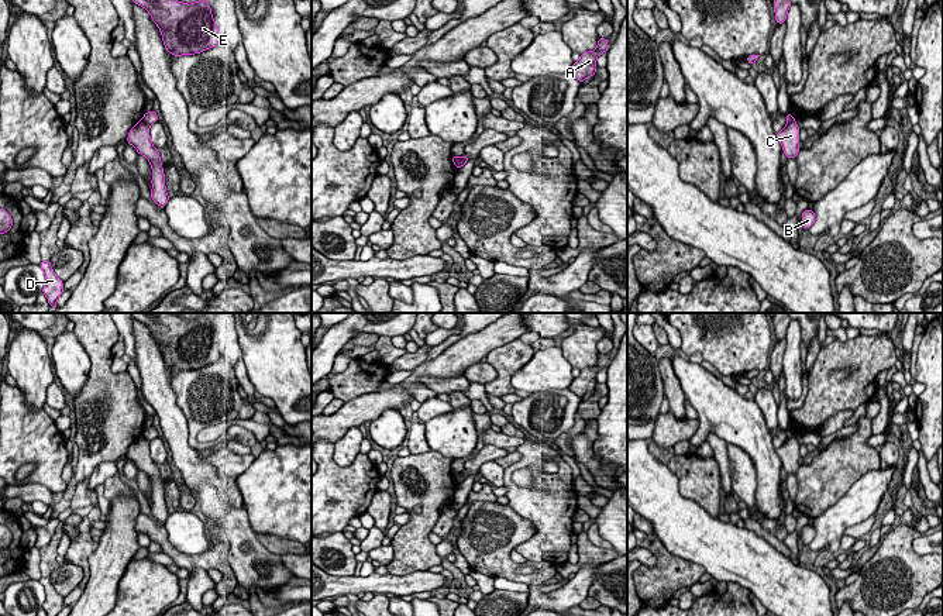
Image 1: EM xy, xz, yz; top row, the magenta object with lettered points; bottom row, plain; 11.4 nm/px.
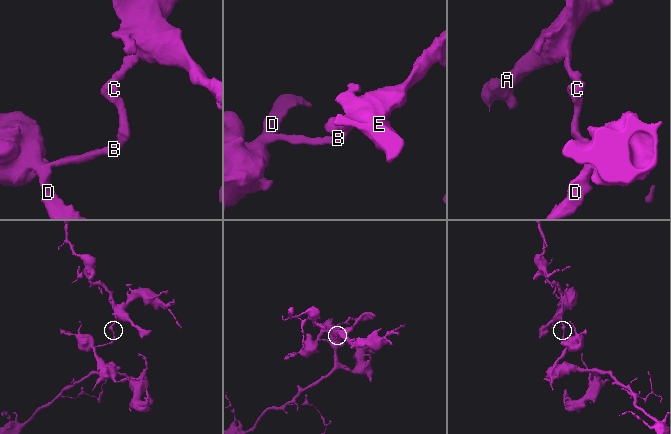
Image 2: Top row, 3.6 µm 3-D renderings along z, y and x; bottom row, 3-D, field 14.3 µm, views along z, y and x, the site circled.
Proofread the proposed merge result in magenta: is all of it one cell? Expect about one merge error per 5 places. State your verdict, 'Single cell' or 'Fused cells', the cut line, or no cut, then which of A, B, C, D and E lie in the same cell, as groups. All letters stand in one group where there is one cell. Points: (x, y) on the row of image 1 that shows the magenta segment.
Fused cells. Split along xy (144, 120), (150, 124). Groups: A E / B C D

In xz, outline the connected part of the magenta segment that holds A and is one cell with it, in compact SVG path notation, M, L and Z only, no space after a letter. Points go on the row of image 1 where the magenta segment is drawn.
M599 38L598 47L595 51L581 54L578 62L574 62L572 68L569 69L569 75L574 76L577 80L584 83L584 80L589 76L595 76L596 70L596 58L609 49L608 38Z

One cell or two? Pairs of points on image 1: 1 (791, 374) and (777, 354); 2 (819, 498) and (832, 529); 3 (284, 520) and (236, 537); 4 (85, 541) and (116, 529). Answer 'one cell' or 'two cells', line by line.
1: two cells
2: two cells
3: two cells
4: two cells

